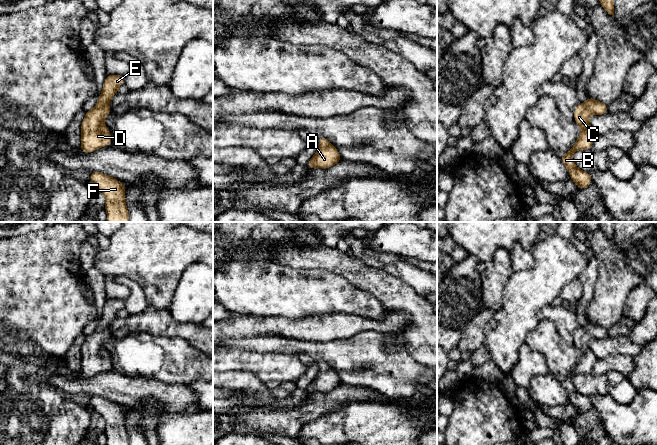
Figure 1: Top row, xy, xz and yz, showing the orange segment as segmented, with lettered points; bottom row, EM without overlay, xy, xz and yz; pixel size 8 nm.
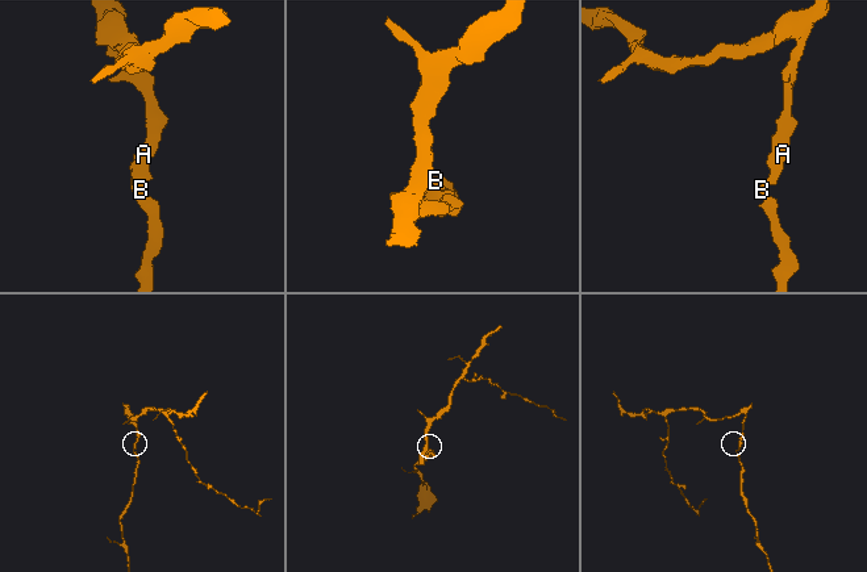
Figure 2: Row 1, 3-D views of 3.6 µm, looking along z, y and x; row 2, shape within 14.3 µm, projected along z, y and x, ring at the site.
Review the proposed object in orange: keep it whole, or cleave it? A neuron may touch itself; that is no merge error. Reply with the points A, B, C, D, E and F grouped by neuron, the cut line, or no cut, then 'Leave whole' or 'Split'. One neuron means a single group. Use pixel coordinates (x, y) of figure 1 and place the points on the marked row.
Groups: A B C D E F. No split. Leave whole

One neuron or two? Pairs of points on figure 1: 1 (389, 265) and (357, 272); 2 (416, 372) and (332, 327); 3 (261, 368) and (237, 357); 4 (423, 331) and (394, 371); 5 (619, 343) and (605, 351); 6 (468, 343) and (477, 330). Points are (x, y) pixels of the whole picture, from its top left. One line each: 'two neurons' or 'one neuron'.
1: two neurons
2: two neurons
3: one neuron
4: two neurons
5: one neuron
6: one neuron

